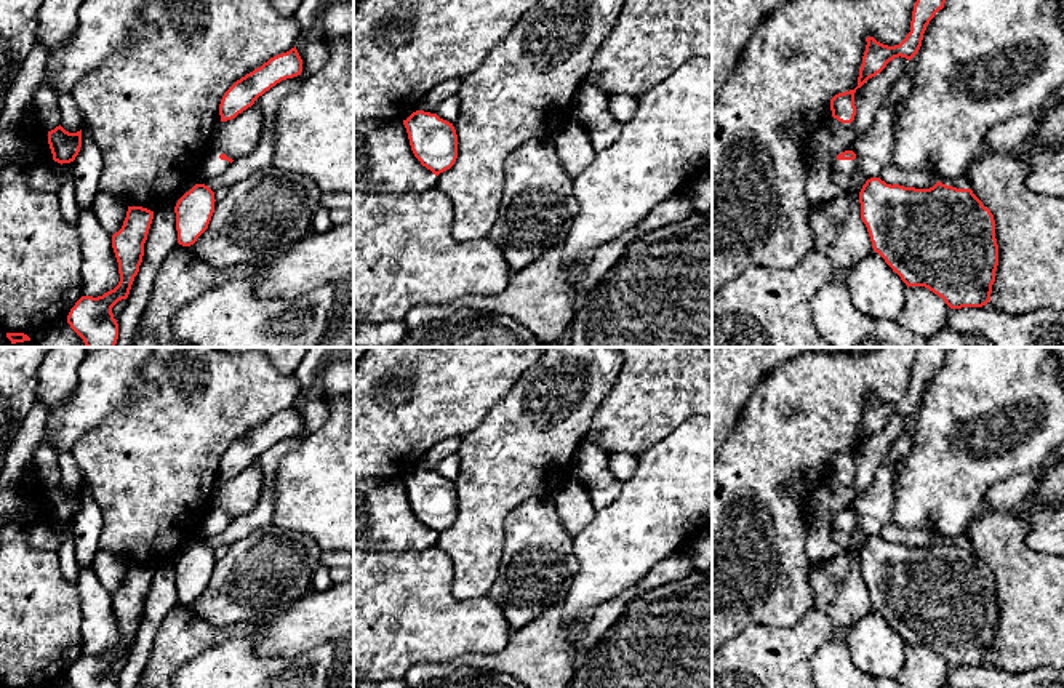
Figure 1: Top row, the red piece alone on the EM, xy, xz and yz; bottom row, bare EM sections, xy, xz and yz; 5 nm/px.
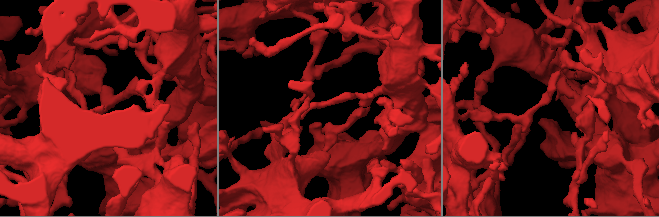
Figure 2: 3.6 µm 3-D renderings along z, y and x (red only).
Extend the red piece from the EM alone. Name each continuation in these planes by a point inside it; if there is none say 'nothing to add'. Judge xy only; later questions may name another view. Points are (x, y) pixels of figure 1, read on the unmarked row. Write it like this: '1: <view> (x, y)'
1: xy (213, 524)

